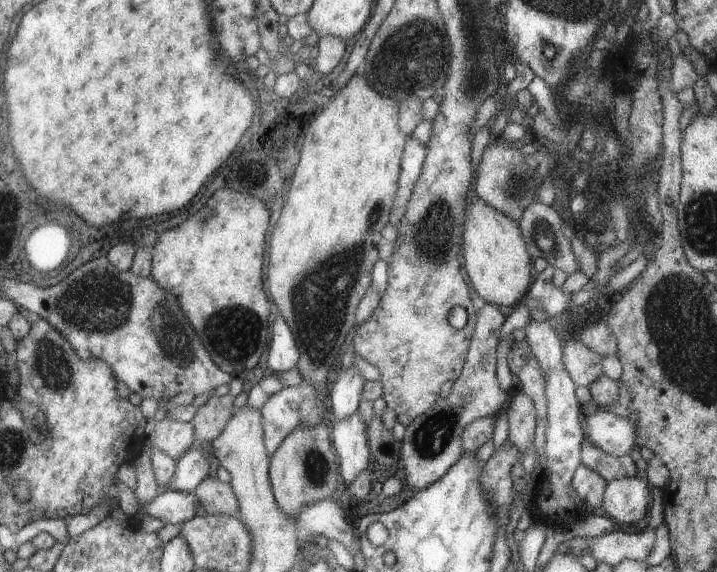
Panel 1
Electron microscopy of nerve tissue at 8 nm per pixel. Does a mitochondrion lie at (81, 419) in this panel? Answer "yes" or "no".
no

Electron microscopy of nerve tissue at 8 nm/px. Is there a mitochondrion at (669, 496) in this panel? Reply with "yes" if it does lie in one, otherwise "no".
no

